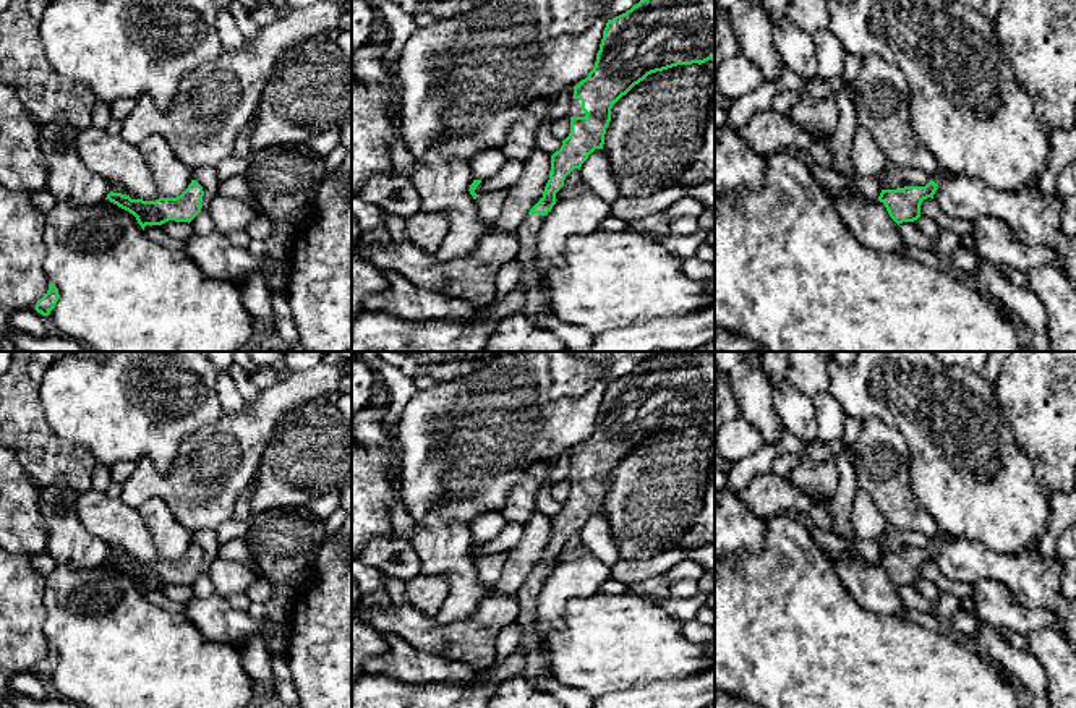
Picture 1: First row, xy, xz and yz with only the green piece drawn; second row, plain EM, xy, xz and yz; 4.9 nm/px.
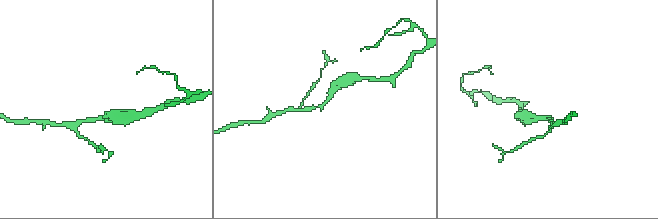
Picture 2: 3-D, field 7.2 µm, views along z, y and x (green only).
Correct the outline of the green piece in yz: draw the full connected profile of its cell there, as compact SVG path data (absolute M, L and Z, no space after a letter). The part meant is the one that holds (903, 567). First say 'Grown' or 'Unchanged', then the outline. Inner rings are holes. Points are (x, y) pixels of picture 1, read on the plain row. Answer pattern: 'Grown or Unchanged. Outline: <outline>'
Grown. Outline: M940 533L925 549L904 549L899 552L882 552L878 564L885 567L890 580L899 588L903 585L914 585L920 580L920 567L932 561L937 549L953 536Z

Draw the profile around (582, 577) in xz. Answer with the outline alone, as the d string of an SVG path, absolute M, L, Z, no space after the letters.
M591 552L575 561L556 564L536 603L535 632L543 655L546 650L546 637L551 632L564 629L566 606L575 598L587 598L598 593L598 588L609 575L611 565L598 561Z

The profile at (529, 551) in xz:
M535 512L523 525L519 543L507 551L506 562L493 591L502 596L517 596L525 578L543 561L551 536L551 518Z

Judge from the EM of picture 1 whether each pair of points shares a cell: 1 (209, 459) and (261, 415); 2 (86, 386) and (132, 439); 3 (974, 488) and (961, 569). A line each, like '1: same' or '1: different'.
1: same
2: same
3: different

